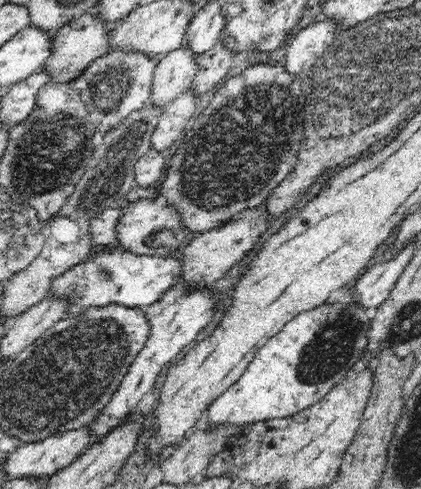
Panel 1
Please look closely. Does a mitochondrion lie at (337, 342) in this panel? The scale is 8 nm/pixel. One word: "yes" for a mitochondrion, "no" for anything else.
yes

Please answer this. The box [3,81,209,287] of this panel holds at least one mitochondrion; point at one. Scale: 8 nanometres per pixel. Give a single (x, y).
(51, 150)

